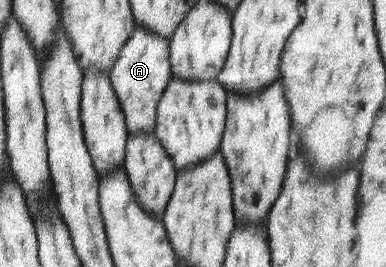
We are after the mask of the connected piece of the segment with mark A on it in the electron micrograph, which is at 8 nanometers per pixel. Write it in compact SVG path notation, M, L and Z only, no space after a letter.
M137 23L134 35L121 51L120 59L110 72L110 79L125 113L130 136L155 133L158 108L173 79L170 40L144 29Z

